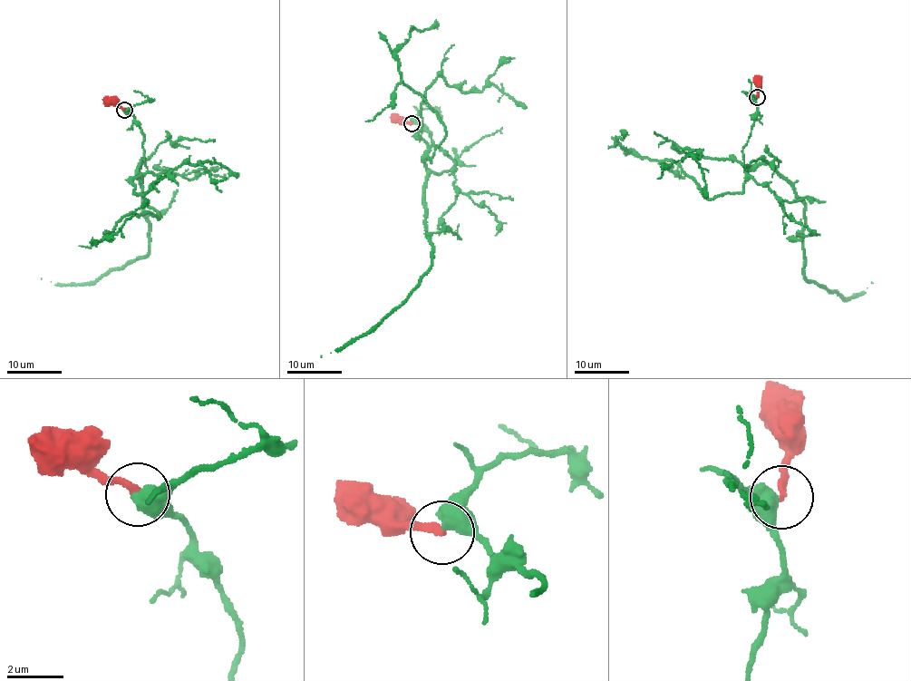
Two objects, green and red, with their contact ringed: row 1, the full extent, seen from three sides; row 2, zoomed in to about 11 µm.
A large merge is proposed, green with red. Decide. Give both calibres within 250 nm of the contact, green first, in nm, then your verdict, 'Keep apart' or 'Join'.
Thickness 600 nm (green) against 240 nm. Keep apart

